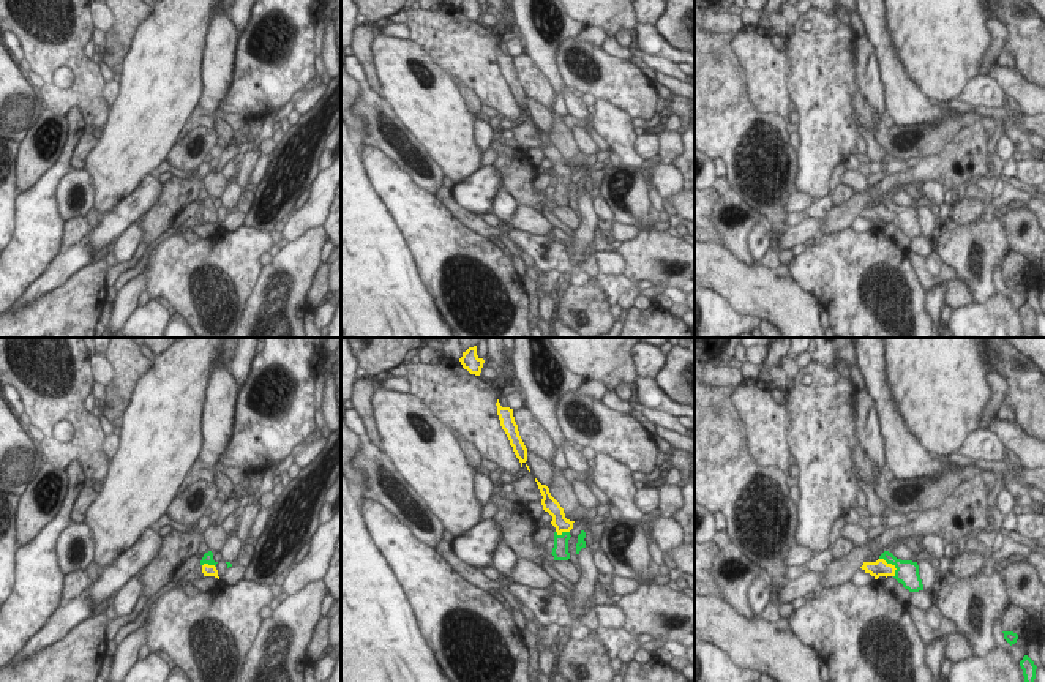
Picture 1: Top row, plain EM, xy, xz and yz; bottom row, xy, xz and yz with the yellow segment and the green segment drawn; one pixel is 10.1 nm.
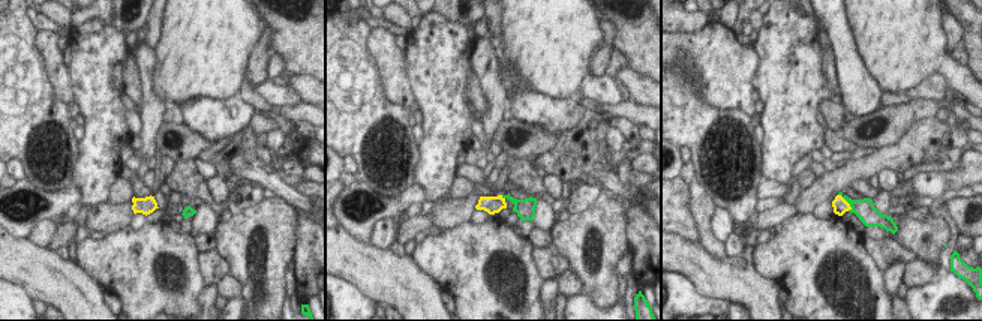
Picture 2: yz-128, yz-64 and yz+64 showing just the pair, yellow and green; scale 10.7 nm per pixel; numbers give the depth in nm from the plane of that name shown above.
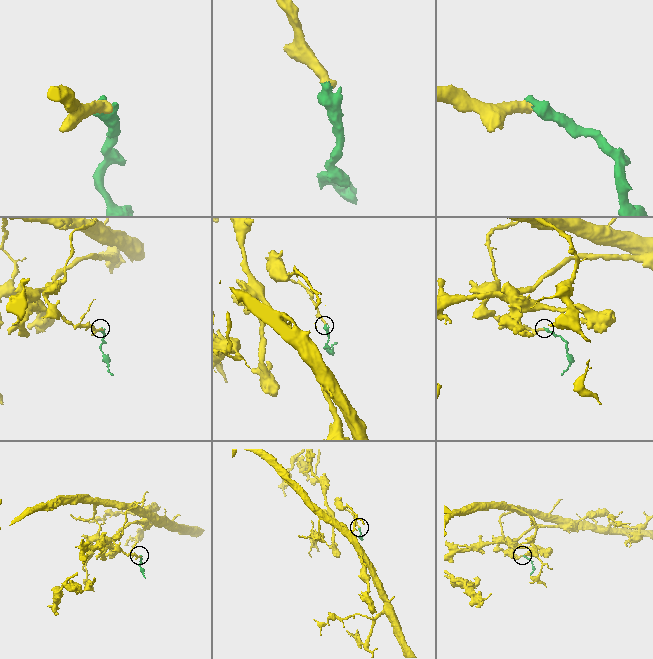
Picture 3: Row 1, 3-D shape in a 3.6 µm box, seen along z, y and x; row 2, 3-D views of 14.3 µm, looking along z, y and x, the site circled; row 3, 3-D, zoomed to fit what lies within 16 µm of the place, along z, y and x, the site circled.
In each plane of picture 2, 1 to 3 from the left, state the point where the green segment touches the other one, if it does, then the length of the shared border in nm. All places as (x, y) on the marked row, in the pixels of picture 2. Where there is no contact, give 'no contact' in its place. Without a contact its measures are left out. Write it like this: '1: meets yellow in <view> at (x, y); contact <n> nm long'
1: no contact
2: meets yellow in yz-64 at (501, 197); contact 60 nm long
3: meets yellow in yz+64 at (847, 203); contact 240 nm long

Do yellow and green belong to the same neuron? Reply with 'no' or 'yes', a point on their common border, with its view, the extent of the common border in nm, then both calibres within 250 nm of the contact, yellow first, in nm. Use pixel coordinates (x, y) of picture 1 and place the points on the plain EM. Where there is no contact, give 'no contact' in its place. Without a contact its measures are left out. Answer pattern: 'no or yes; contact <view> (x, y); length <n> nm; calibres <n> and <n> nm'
yes; contact yz (892, 212); length 260 nm; calibres 160 and 240 nm

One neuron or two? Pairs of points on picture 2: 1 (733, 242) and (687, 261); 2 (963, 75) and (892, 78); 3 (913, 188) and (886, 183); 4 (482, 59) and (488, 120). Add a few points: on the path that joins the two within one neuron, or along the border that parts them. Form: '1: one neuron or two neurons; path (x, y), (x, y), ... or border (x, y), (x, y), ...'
1: two neurons; border (744, 248), (739, 254), (727, 257)
2: one neuron; path (945, 66), (910, 66)
3: two neurons; border (898, 182), (894, 191)
4: one neuron; path (489, 74), (493, 87), (493, 105)

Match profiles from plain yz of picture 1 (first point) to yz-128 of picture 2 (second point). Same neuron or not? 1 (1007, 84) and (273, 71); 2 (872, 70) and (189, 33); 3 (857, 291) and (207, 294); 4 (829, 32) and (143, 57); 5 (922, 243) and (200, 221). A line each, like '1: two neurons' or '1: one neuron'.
1: two neurons
2: two neurons
3: two neurons
4: two neurons
5: two neurons

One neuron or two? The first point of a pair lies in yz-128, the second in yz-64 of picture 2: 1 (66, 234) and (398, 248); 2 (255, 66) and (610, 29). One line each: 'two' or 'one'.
1: two
2: one

